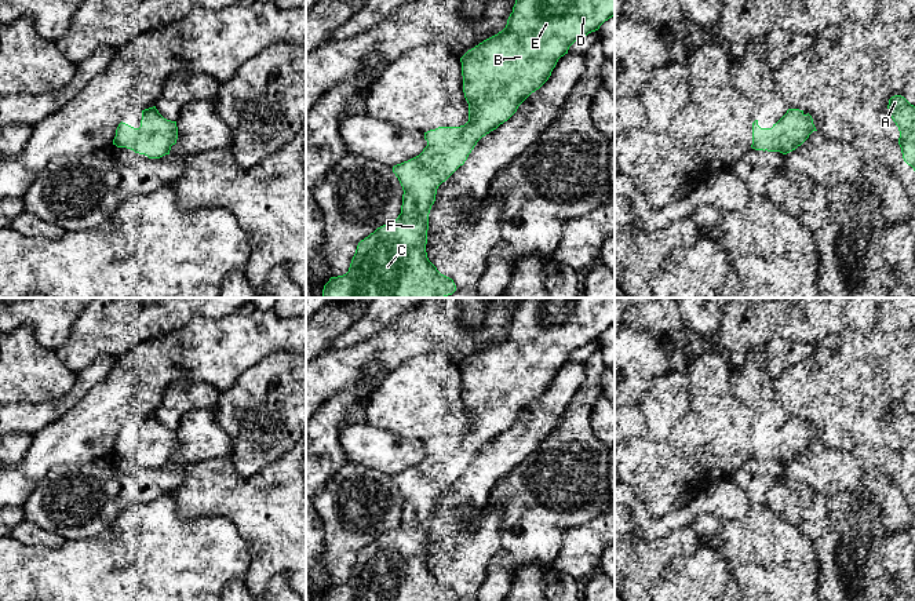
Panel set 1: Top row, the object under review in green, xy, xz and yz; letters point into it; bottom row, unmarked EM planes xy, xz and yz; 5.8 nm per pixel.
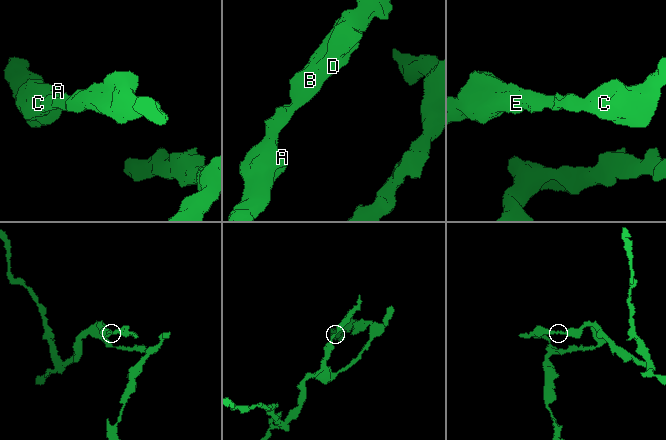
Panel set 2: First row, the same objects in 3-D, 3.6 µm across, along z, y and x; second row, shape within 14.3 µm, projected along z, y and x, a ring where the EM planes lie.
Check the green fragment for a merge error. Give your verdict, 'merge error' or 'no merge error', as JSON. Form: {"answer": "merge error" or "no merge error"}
{"answer": "no merge error"}

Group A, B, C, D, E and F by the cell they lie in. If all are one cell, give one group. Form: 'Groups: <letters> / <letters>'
Groups: A B C D E F

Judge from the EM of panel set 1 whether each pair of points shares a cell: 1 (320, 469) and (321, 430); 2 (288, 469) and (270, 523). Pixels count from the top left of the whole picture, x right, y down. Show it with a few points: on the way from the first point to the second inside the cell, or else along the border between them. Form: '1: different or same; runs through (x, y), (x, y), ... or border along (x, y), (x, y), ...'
1: same; runs through (324, 459), (327, 452), (321, 447), (321, 440)
2: same; runs through (287, 483), (287, 487), (279, 495), (279, 509)

